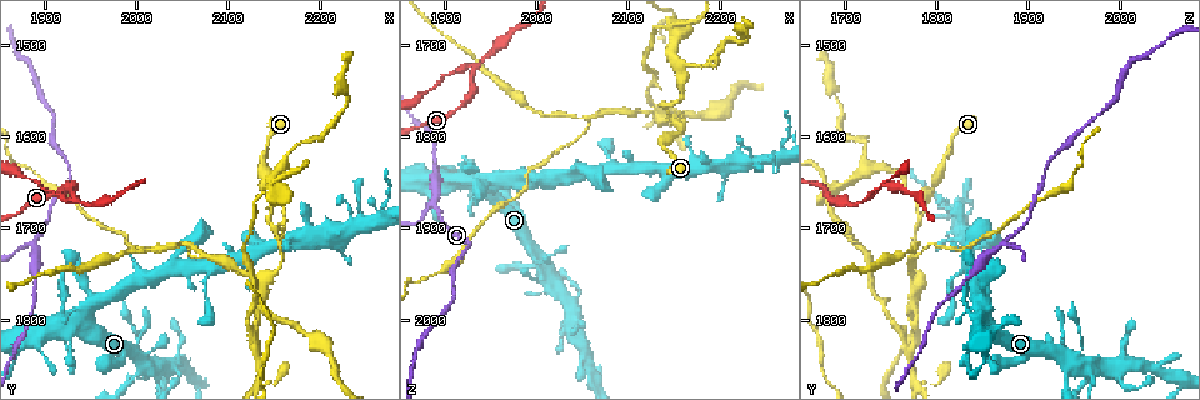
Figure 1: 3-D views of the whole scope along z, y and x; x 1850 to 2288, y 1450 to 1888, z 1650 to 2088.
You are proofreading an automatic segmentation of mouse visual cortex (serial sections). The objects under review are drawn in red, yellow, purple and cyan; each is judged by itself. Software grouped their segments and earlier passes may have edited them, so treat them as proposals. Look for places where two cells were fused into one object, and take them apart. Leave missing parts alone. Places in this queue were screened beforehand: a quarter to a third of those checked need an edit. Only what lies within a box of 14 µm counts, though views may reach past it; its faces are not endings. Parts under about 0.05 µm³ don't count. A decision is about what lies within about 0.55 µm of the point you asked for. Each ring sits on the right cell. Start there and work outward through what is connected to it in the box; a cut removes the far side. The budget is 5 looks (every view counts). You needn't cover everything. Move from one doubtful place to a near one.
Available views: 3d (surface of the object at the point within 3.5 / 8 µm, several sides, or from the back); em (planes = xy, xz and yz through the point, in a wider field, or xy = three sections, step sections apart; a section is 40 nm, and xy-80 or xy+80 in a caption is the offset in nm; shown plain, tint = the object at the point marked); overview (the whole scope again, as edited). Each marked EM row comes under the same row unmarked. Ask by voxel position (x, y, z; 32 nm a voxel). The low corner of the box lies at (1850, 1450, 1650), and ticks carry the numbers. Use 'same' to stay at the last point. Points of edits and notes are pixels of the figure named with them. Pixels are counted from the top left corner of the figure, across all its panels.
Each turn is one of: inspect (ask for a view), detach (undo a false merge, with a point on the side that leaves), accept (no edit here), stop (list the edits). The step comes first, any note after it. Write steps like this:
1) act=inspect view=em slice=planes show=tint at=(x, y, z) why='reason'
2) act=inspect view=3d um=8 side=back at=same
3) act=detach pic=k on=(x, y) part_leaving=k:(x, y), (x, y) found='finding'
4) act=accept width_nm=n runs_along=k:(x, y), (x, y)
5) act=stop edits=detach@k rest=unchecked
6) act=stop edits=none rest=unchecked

act=inspect view=3d um=8 at=(2145, 1610, 1815) why='thick turns thin'

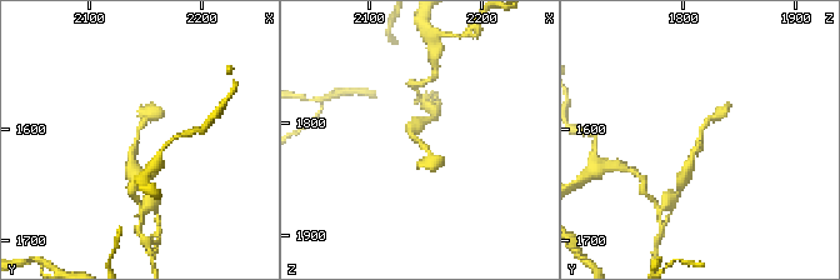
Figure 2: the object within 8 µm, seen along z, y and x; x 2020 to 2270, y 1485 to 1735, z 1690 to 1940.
act=inspect view=3d um=3.5 at=(2144, 1608, 1814)

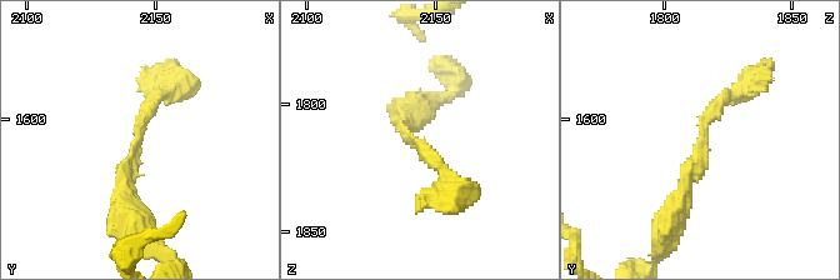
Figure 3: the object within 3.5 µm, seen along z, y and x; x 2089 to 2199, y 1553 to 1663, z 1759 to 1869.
act=inspect view=em slice=xy step=1 show=tint at=(2144, 1609, 1816) arm_widths_nm=200,200 why='now the EM'

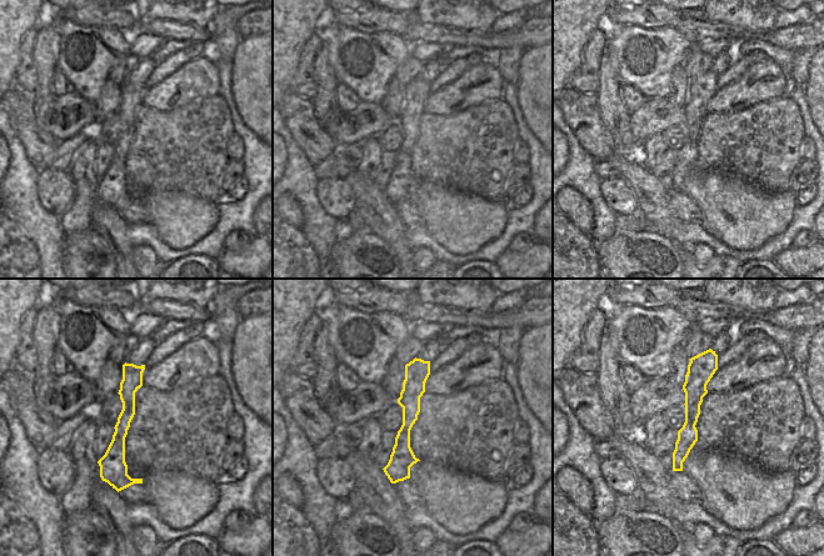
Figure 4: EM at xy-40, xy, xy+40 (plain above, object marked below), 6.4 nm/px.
act=accept runs_along=4:(130, 366), (118, 486) found='one cell here'

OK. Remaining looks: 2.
act=inspect view=3d um=8 at=(2145, 1675, 1780) why='branch point'

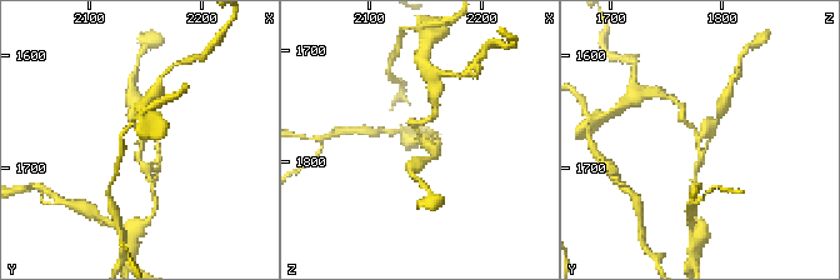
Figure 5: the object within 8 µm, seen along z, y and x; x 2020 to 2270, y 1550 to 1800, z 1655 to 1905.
act=inspect view=em slice=xy step=5 show=tint at=(2146, 1672, 1780) why='now the EM'

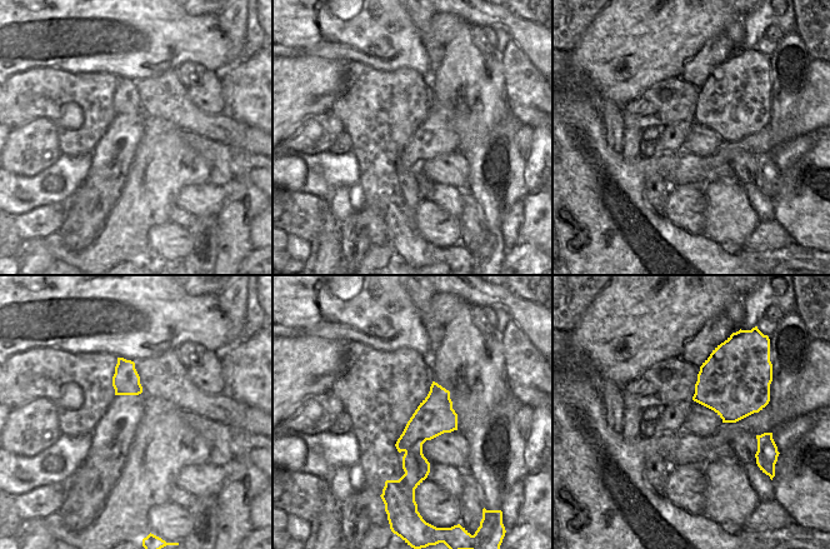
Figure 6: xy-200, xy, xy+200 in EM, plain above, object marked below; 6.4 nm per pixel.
act=detach pic=5 on=(415, 141) part_leaving=5:(153, 119), (141, 140), (143, 164) found='two cells meet here'

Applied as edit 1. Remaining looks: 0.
act=stop edits=detach@5 rest=unchecked

